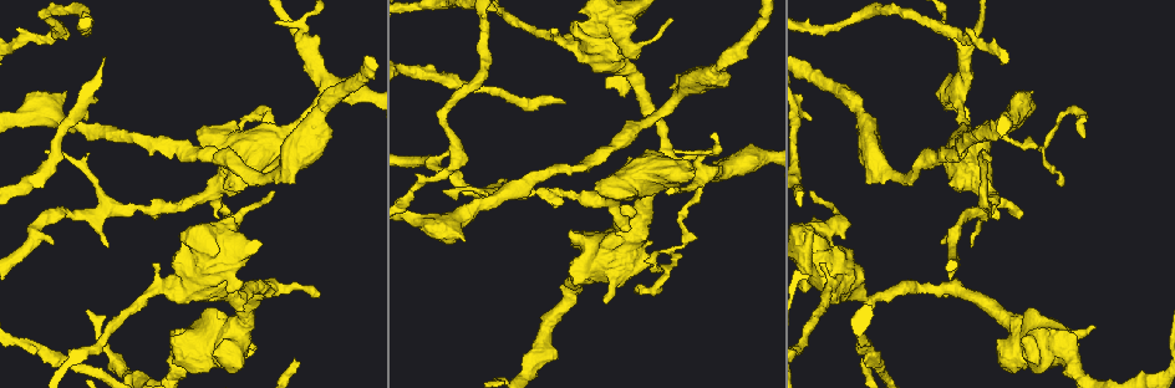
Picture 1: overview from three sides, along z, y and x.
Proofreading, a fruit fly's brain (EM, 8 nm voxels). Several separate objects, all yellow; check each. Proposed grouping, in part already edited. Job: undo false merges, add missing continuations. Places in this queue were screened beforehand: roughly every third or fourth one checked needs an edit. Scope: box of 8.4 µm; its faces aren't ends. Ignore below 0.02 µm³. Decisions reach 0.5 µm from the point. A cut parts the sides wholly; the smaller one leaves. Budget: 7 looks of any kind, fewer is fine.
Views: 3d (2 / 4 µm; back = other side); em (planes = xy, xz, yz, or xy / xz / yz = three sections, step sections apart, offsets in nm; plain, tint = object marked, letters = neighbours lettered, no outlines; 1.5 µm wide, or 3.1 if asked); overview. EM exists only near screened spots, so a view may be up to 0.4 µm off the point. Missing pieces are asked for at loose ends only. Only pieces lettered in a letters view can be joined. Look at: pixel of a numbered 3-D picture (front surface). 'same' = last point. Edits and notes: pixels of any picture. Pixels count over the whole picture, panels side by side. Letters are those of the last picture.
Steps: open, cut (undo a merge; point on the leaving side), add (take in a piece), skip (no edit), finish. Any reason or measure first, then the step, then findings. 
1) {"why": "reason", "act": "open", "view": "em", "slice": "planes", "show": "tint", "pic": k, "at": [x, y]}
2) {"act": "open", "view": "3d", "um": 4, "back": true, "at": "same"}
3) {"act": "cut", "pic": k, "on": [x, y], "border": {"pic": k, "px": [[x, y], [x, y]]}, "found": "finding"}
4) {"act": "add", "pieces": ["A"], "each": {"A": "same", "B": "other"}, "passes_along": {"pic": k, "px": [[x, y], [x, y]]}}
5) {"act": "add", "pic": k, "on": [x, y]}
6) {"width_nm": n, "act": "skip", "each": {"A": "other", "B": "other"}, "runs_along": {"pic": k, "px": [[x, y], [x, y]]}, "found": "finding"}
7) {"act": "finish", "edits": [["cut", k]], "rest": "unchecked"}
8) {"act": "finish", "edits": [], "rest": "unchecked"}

{"why": "calibre changes", "act": "open", "view": "3d", "um": 4, "pic": 1, "at": [176, 373]}

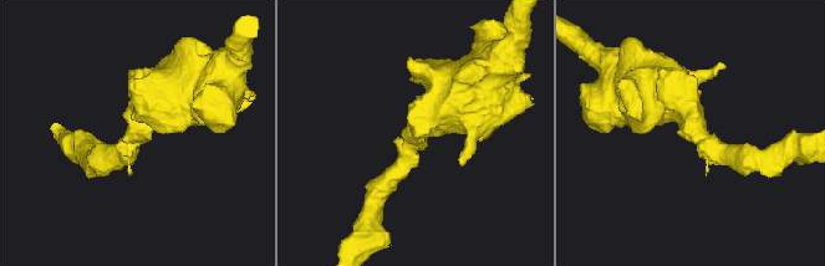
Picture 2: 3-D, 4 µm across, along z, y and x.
{"arm_widths_nm": [300, 750], "act": "open", "view": "em", "slice": "xy", "step": 8, "show": "tint", "pic": 2, "at": [135, 129]}

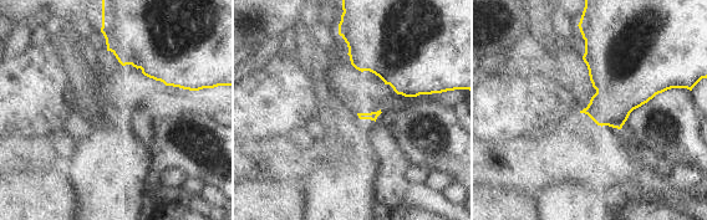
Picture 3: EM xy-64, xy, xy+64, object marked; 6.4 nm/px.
{"why": "another direction", "act": "open", "view": "em", "slice": "planes", "show": "letters", "at": "same"}

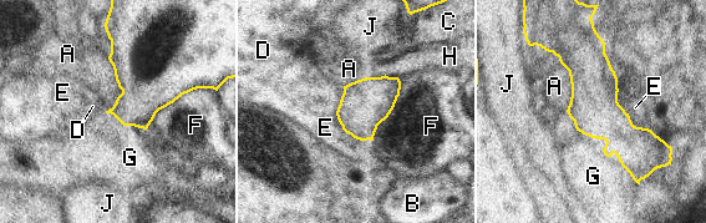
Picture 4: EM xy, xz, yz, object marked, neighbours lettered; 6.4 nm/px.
{"act": "skip", "each": {"A": "other", "B": "other", "C": "other", "D": "other", "E": "other", "F": "other", "G": "other", "H": "other", "J": "other"}, "border": {"pic": 4, "px": [[343, 87], [339, 123], [371, 141]]}, "found": "continuous, no second cell"}

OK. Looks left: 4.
{"why": "a fork", "act": "open", "view": "em", "slice": "planes", "show": "letters", "pic": 1, "at": [688, 176]}

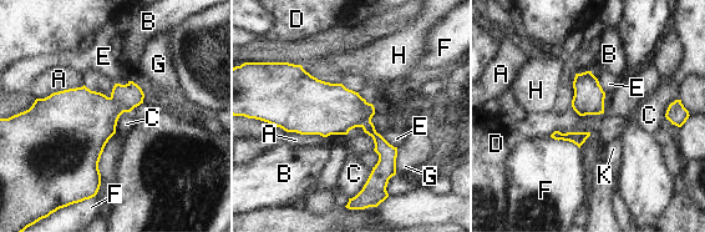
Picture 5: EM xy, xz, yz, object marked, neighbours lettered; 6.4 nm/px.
{"longest_contact_nm": ["A", 320], "act": "skip", "each": {"A": "other", "B": "other", "C": "other", "D": "other", "E": "other", "F": "other", "G": "other", "H": "other", "K": "other"}, "border": {"pic": 5, "px": [[589, 131], [554, 131], [549, 136]]}, "found": "all the same cell"}

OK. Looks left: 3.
{"why": "sharp bend", "act": "open", "view": "3d", "um": 4, "pic": 1, "at": [269, 112]}

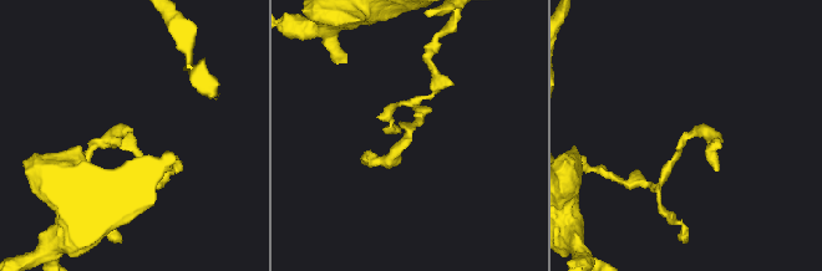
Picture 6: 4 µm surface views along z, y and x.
{"act": "open", "view": "em", "slice": "planes", "show": "tint", "pic": 6, "at": [408, 134]}

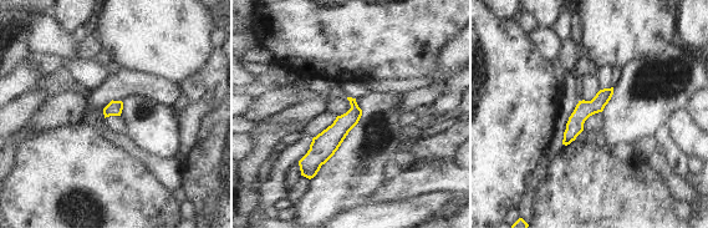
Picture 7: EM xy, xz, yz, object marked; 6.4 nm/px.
{"why": "see the neighbours", "act": "open", "view": "em", "slice": "planes", "show": "letters", "at": "same"}

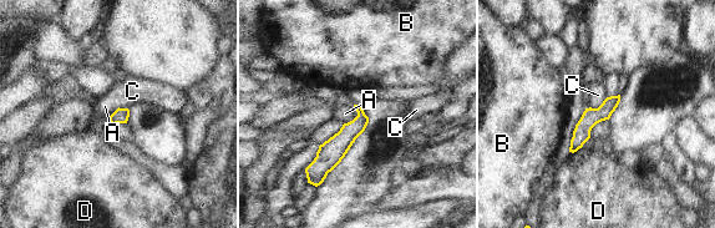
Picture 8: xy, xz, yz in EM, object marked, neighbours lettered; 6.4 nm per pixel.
{"act": "skip", "each": {"A": "other", "B": "other", "C": "other", "D": "other"}, "runs_along": {"pic": 8, "px": [[359, 109], [360, 122], [314, 177]]}, "found": "all the same cell"}

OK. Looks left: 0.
{"act": "finish", "edits": [], "rest": "unchecked"}

